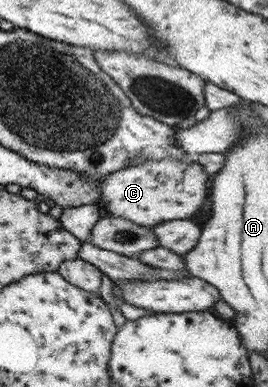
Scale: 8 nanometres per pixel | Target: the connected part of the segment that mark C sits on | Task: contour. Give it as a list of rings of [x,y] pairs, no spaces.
[[[162,158],[138,162],[108,174],[97,191],[99,203],[112,216],[152,228],[169,221],[190,219],[200,212],[209,197],[209,182],[210,176],[195,160]]]

